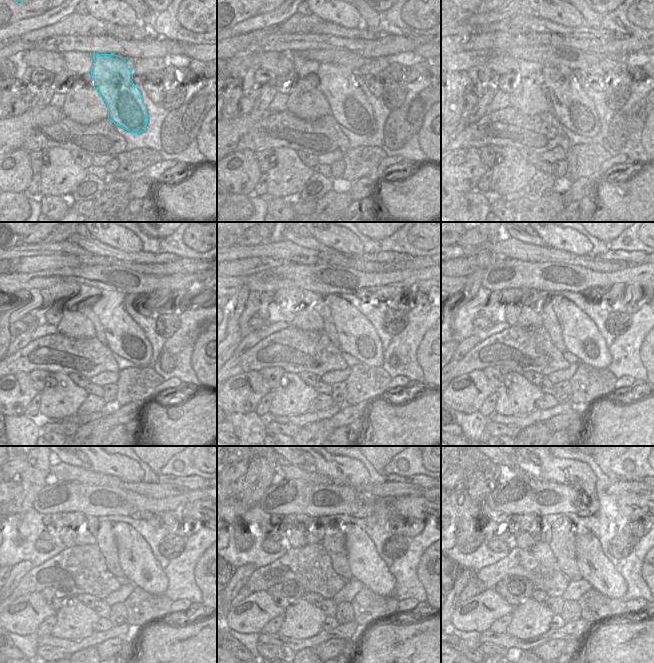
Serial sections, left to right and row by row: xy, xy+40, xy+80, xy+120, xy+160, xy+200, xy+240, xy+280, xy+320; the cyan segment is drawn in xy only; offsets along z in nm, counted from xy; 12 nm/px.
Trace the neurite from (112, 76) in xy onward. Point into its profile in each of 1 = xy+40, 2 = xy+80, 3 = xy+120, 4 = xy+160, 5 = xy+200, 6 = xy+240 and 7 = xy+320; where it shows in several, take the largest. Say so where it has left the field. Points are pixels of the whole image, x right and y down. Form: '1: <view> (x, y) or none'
1: xy+40 (349, 106)
2: xy+80 (575, 110)
3: xy+120 (125, 337)
4: xy+160 (357, 336)
5: xy+200 (582, 338)
6: xy+240 (139, 565)
7: xy+320 (594, 566)

